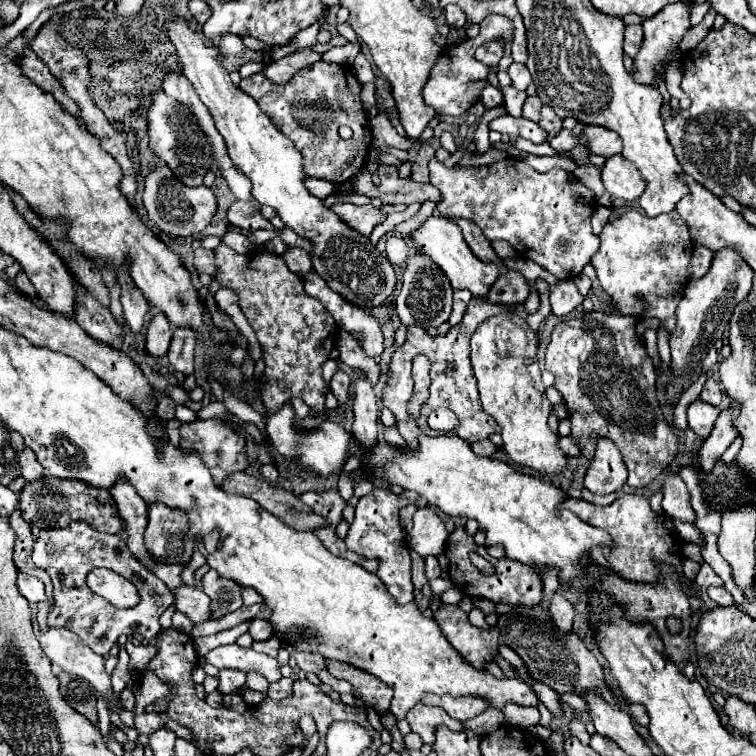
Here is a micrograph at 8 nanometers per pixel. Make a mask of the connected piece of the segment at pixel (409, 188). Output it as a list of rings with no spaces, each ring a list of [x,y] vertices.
[[[381,164],[381,184],[371,184],[371,174],[367,170],[361,170],[353,178],[353,186],[359,194],[369,198],[381,198],[385,204],[413,204],[413,202],[425,202],[431,200],[439,204],[443,200],[441,192],[431,184],[419,184],[409,178],[399,178],[395,166],[383,166]]]

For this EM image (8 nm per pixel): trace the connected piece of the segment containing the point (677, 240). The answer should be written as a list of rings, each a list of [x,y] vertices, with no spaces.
[[[625,212],[601,232],[601,248],[591,258],[601,288],[615,302],[615,310],[627,316],[647,316],[661,322],[659,328],[675,330],[675,308],[689,282],[689,260],[693,244],[685,220],[677,212],[649,218],[641,212]]]

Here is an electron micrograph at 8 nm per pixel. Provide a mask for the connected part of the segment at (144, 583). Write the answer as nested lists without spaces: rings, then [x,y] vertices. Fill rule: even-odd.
[[[69,524],[61,530],[41,530],[33,546],[33,562],[45,570],[53,582],[53,608],[49,612],[51,628],[67,628],[75,632],[83,644],[93,648],[97,654],[109,654],[111,646],[121,634],[141,634],[145,640],[153,640],[159,634],[159,616],[171,606],[173,594],[169,588],[133,556],[127,544],[117,534],[95,532],[89,524]],[[93,568],[109,568],[137,586],[139,604],[121,610],[111,606],[105,598],[91,592],[85,576]]]

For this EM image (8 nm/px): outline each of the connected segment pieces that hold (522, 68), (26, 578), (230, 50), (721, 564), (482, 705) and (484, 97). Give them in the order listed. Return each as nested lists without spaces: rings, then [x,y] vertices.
[[[513,62],[513,64],[509,66],[507,74],[509,74],[509,78],[511,78],[511,82],[513,82],[513,86],[515,86],[517,90],[525,90],[525,88],[531,84],[531,74],[527,72],[527,66],[525,66],[525,64]]]
[[[19,572],[19,576],[17,576],[17,588],[29,600],[29,604],[37,604],[41,600],[47,600],[45,598],[45,590],[43,590],[43,582],[39,578],[31,576],[31,574]]]
[[[223,36],[223,38],[219,38],[217,46],[223,54],[237,54],[237,56],[245,54],[245,50],[247,50],[237,36]]]
[[[701,532],[701,538],[703,538],[703,542],[701,542],[701,556],[703,556],[703,560],[715,570],[717,576],[723,578],[725,588],[731,592],[731,596],[739,604],[739,600],[745,600],[745,596],[737,588],[737,584],[733,582],[733,578],[731,578],[731,566],[729,566],[729,562],[717,550],[717,536],[715,534],[707,534],[707,532]]]
[[[423,696],[423,704],[431,704],[431,706],[441,706],[451,718],[465,722],[469,718],[479,716],[481,712],[485,712],[487,702],[479,700],[479,698],[453,698],[453,696]]]
[[[488,84],[482,91],[481,100],[486,109],[492,109],[503,102],[503,95],[497,88]]]

